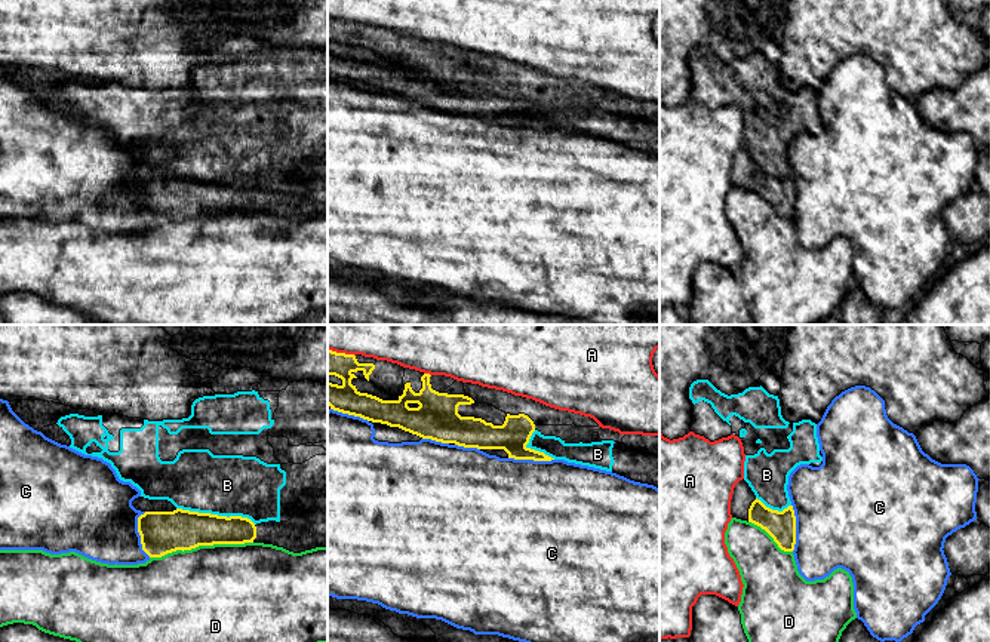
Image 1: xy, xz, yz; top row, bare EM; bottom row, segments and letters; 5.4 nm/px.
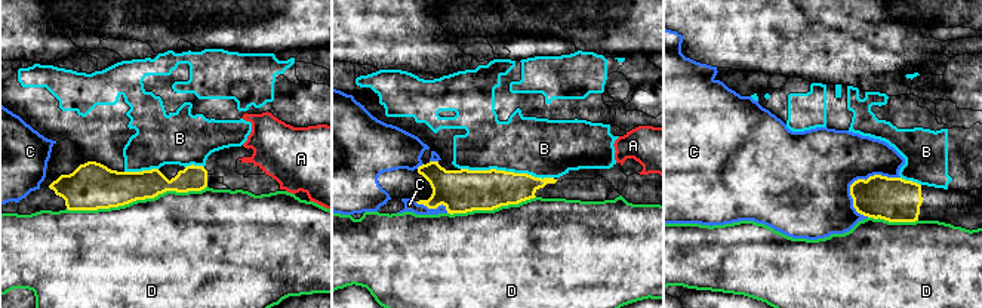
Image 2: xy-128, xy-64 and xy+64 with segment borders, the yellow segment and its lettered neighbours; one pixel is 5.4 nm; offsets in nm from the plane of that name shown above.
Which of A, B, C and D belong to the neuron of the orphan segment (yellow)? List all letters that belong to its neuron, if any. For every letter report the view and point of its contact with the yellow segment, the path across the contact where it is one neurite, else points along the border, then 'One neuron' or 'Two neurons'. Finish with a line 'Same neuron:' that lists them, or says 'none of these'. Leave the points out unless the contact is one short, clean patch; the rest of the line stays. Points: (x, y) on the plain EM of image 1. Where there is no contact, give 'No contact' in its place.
A: Touches yellow at xz (427, 42). Two neurons
B: Touches yellow at xy (217, 183). Two neurons
C: Touches yellow at xy (140, 202). Two neurons
D: Touches yellow at xy (200, 212). Two neurons
Same neuron: none of these

